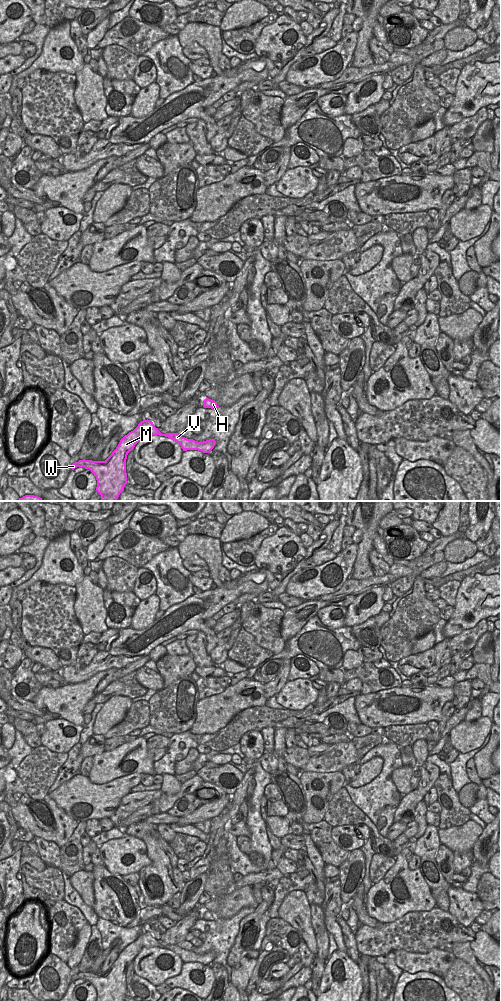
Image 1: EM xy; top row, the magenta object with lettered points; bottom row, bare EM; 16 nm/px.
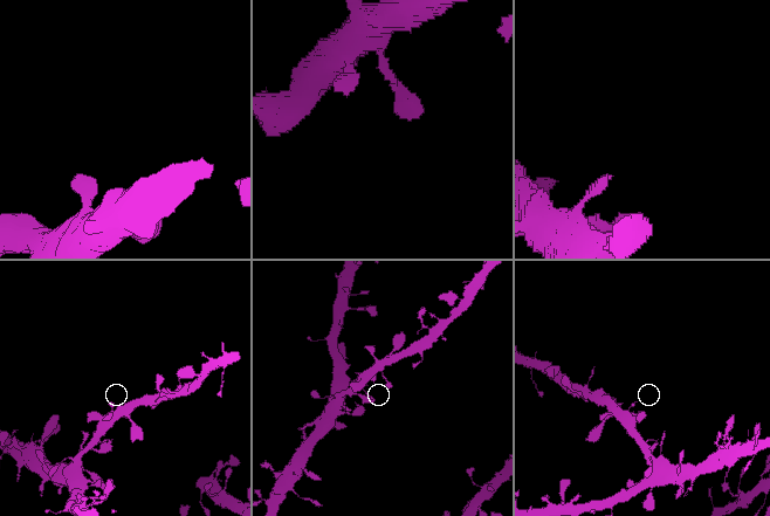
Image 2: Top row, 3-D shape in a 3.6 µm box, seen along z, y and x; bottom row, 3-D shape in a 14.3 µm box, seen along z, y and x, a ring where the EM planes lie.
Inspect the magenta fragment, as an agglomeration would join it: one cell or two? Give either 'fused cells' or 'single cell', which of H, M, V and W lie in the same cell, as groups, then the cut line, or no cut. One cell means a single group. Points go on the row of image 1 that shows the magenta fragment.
single cell | H M V W | no cut

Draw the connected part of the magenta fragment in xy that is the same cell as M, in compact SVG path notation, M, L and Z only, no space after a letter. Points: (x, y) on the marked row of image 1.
M147 419L141 421L133 431L121 439L116 449L105 461L79 460L71 465L71 469L74 470L77 467L89 469L96 477L95 491L101 495L101 500L117 501L127 484L126 459L128 453L134 449L143 436L151 435L168 437L176 441L183 451L198 450L210 453L216 444L215 439L197 442L182 437L178 433L162 434L153 422Z

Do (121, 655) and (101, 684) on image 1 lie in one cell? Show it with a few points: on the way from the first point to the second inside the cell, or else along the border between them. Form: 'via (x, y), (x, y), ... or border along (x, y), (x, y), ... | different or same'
border along (117, 668), (101, 670), (90, 677) | different

